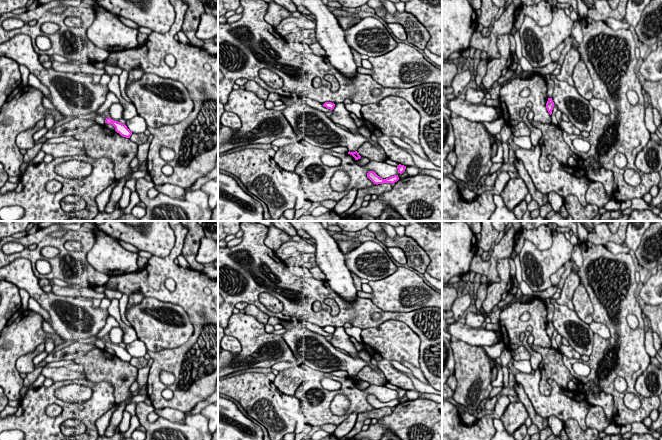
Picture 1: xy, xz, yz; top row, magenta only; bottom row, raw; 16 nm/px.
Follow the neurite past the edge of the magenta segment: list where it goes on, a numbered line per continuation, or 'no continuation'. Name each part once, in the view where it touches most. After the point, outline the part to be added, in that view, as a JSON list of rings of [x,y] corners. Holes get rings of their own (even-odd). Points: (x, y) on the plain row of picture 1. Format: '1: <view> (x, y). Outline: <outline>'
no continuation

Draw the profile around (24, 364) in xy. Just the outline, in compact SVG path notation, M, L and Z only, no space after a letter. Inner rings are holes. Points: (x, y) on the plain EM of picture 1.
M40 344L33 352L27 353L19 357L16 361L16 369L19 373L32 373L34 371L33 359L38 354L45 351L45 345Z

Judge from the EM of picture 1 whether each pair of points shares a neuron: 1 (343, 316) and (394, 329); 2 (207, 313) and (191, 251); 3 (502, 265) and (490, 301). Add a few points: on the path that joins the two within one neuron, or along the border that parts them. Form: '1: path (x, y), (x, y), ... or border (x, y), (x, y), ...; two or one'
1: border (401, 320), (386, 320), (377, 326), (362, 329); two
2: border (190, 267), (202, 272); two
3: path (503, 274), (503, 284), (495, 292); one

